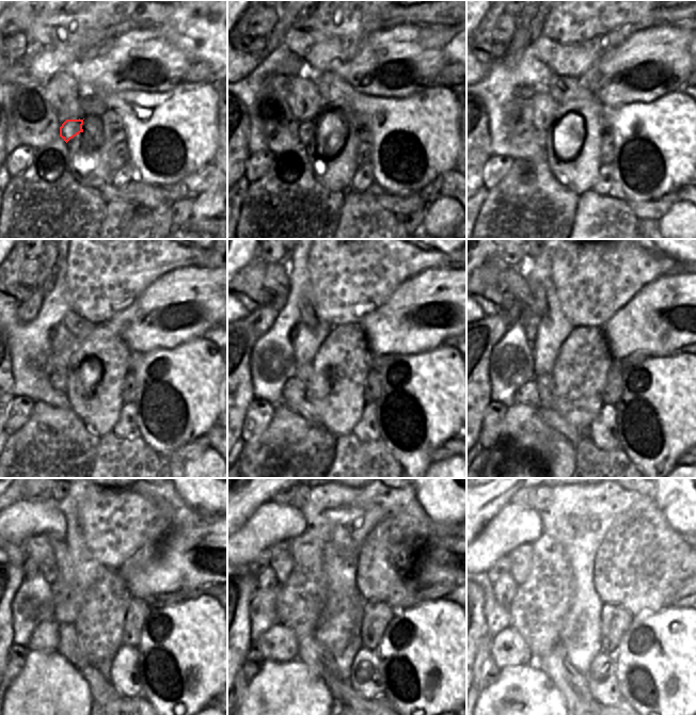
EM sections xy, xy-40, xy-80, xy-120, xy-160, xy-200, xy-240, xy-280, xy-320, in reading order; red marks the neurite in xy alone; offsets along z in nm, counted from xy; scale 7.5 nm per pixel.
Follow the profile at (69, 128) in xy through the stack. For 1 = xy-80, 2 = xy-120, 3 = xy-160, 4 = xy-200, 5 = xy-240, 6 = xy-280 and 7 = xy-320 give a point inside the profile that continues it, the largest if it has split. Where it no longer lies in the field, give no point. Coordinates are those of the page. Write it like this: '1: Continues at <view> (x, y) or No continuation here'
1: Continues at xy-80 (542, 138)
2: Continues at xy-120 (58, 381)
3: Continues at xy-160 (294, 391)
4: Continues at xy-200 (527, 395)
5: Continues at xy-240 (45, 637)
6: Continues at xy-280 (279, 644)
7: Continues at xy-320 (510, 650)

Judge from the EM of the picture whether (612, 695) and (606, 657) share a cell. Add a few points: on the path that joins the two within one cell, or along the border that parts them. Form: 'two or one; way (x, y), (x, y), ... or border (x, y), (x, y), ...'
one; way (608, 685), (606, 667)

